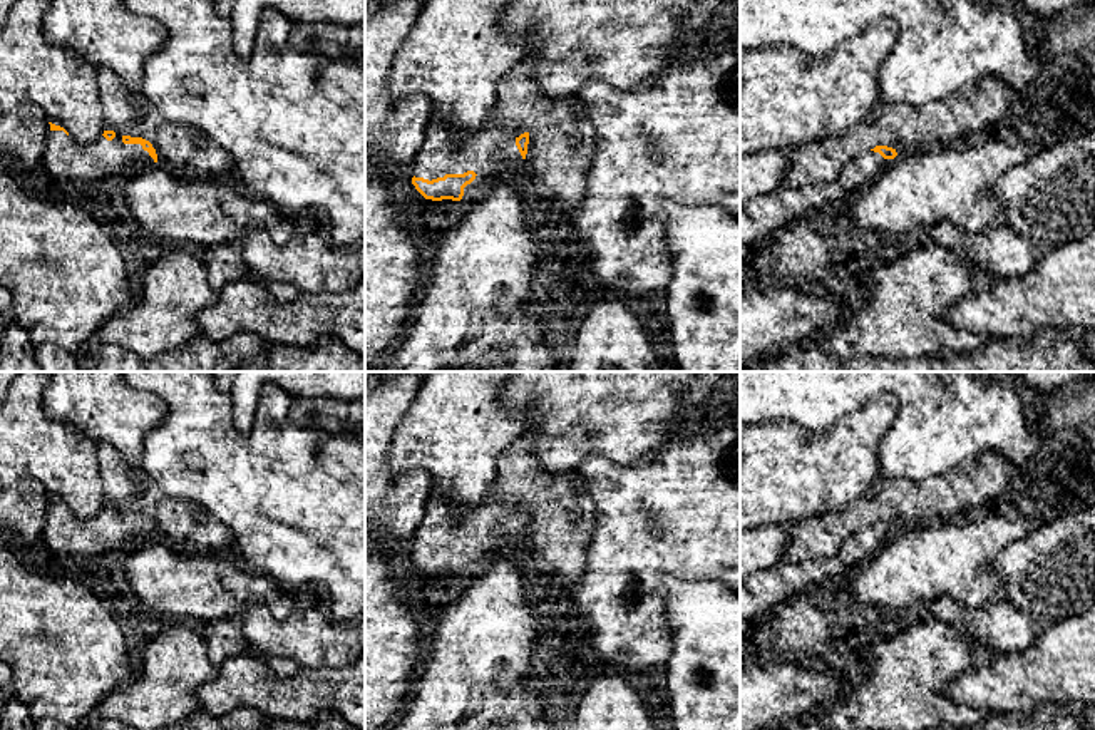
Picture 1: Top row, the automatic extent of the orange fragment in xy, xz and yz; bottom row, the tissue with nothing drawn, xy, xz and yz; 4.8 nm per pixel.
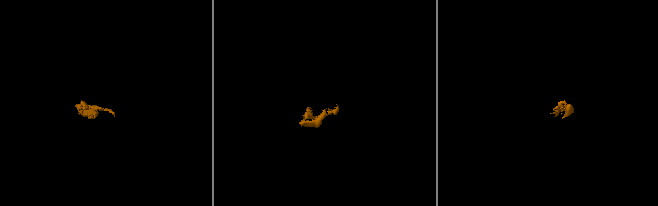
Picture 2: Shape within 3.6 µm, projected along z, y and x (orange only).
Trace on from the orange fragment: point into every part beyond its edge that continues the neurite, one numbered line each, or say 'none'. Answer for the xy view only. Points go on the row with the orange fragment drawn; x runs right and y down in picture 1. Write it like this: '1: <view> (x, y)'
1: xy (66, 159)

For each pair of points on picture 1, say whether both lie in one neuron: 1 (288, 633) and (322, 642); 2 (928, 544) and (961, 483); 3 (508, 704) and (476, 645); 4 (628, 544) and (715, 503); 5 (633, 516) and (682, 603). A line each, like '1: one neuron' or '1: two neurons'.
1: one neuron
2: two neurons
3: two neurons
4: one neuron
5: two neurons

